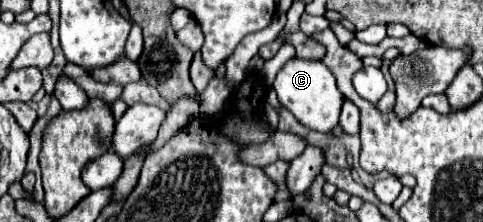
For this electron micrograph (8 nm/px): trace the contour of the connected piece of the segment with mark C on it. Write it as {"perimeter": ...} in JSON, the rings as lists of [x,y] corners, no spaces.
{"perimeter":[[[298,56],[290,58],[276,74],[274,90],[278,94],[280,104],[288,108],[298,118],[300,124],[318,132],[330,132],[338,124],[344,96],[336,88],[336,80],[332,72],[320,60],[300,60]]]}

